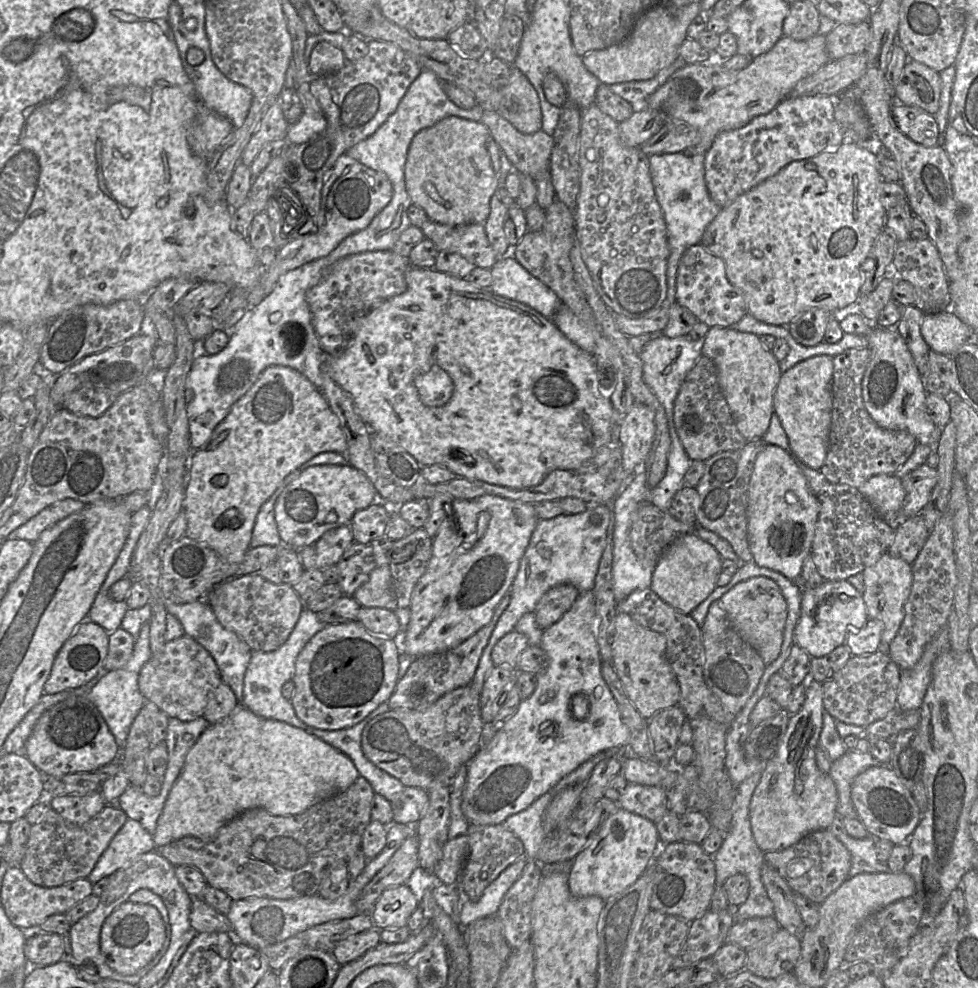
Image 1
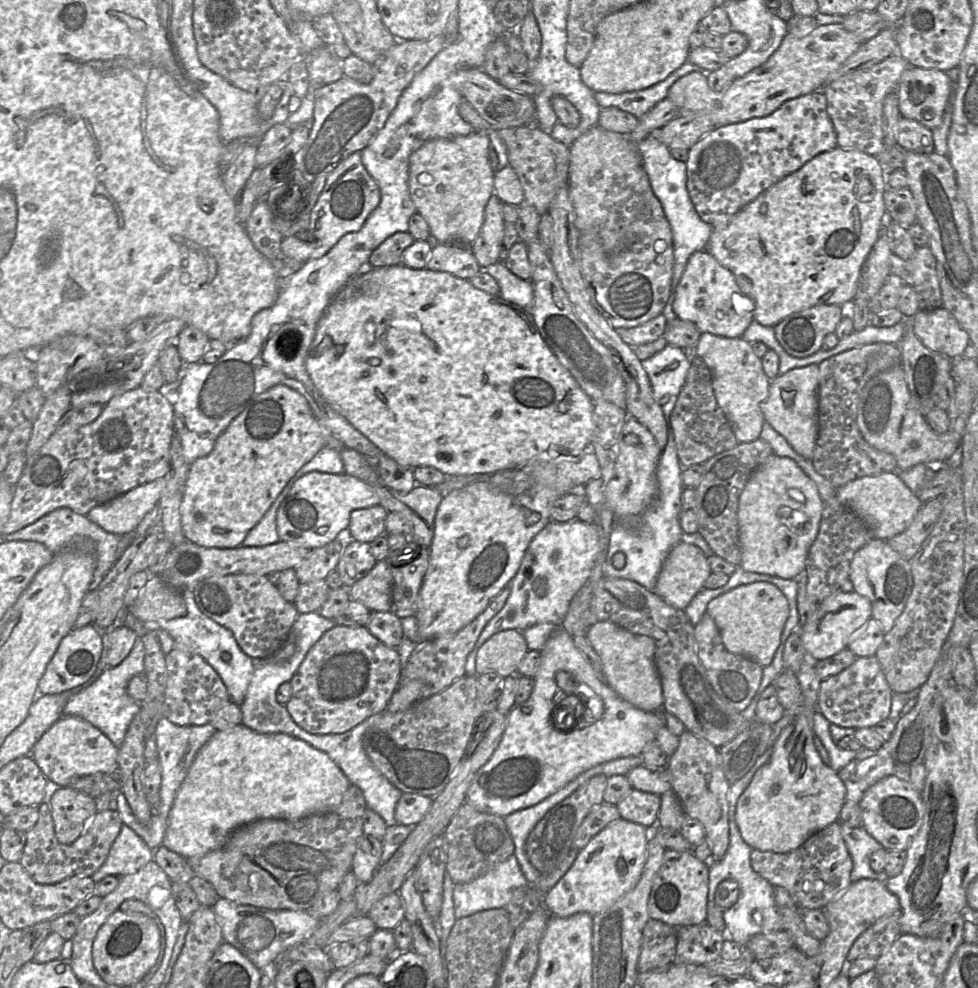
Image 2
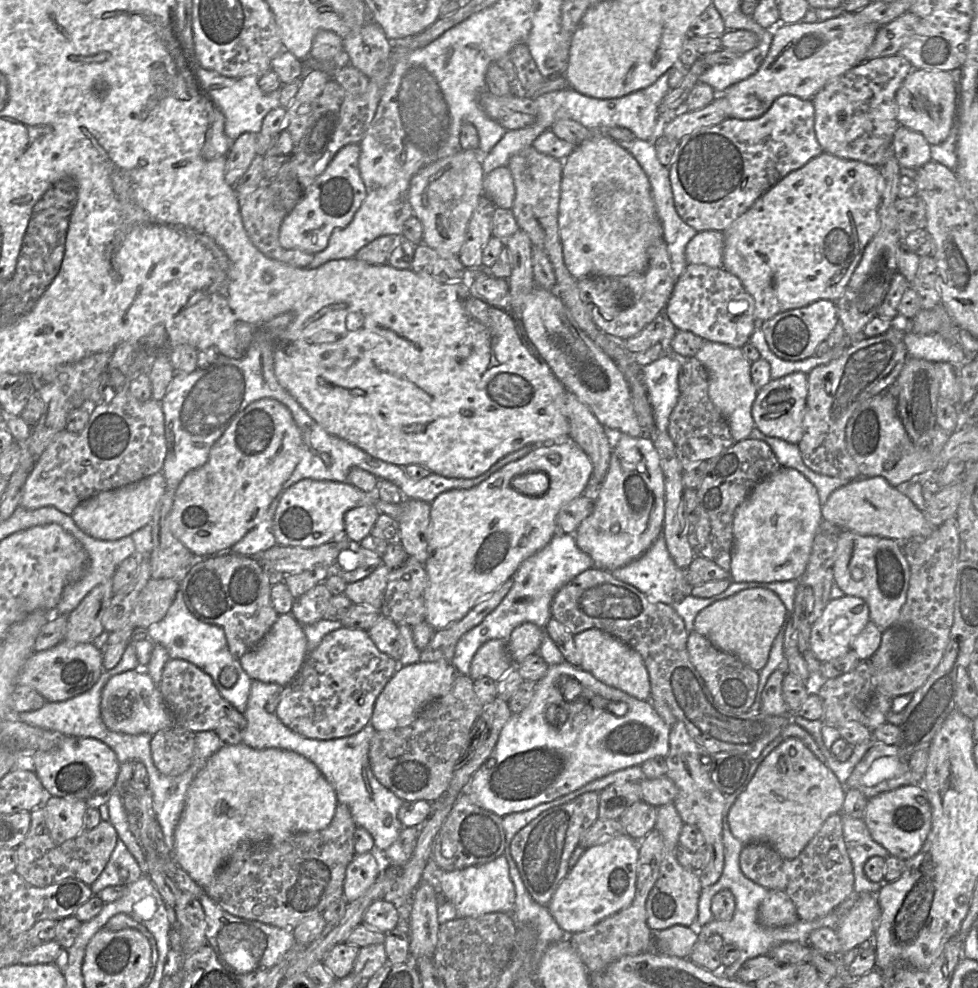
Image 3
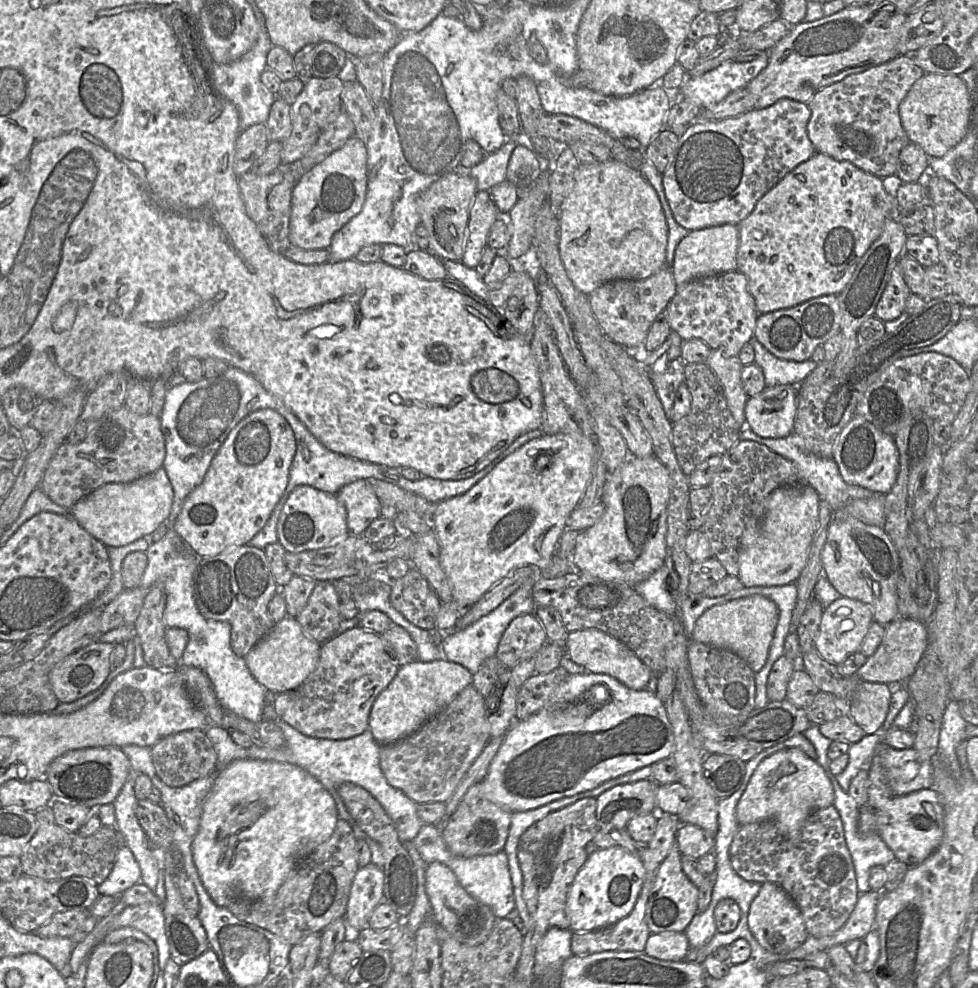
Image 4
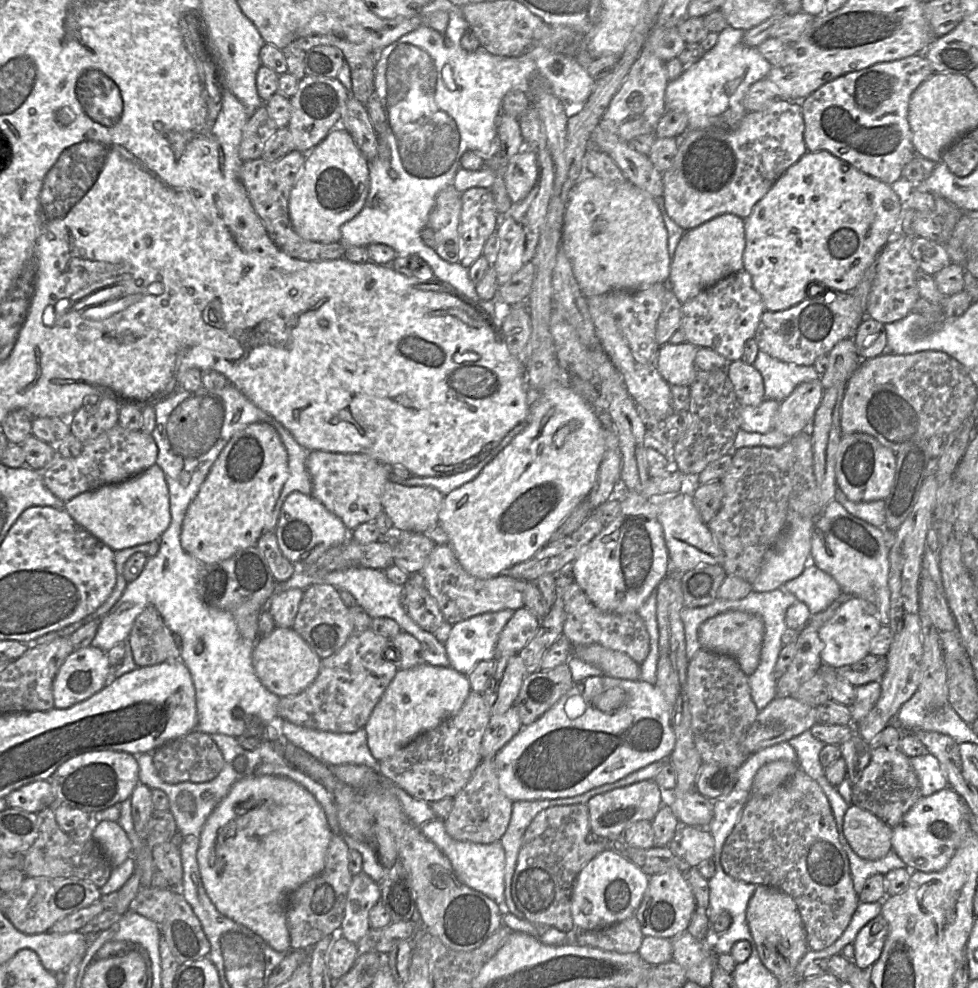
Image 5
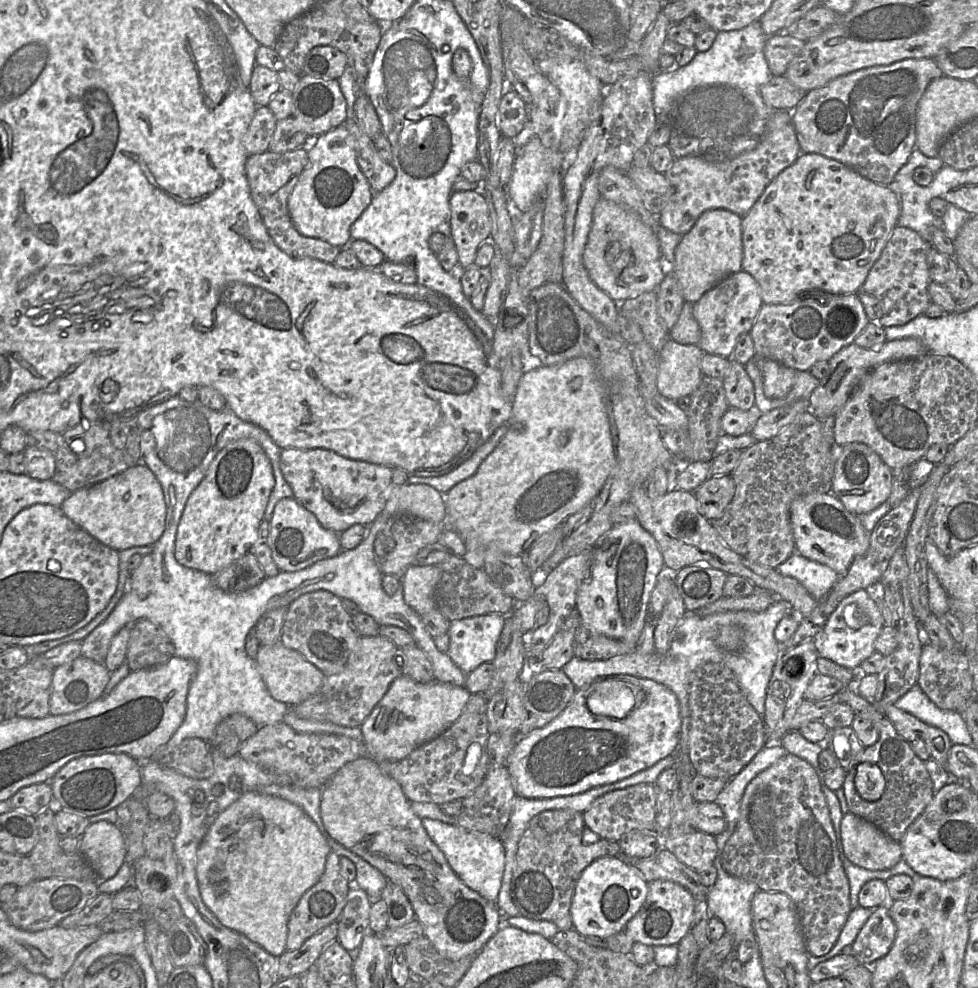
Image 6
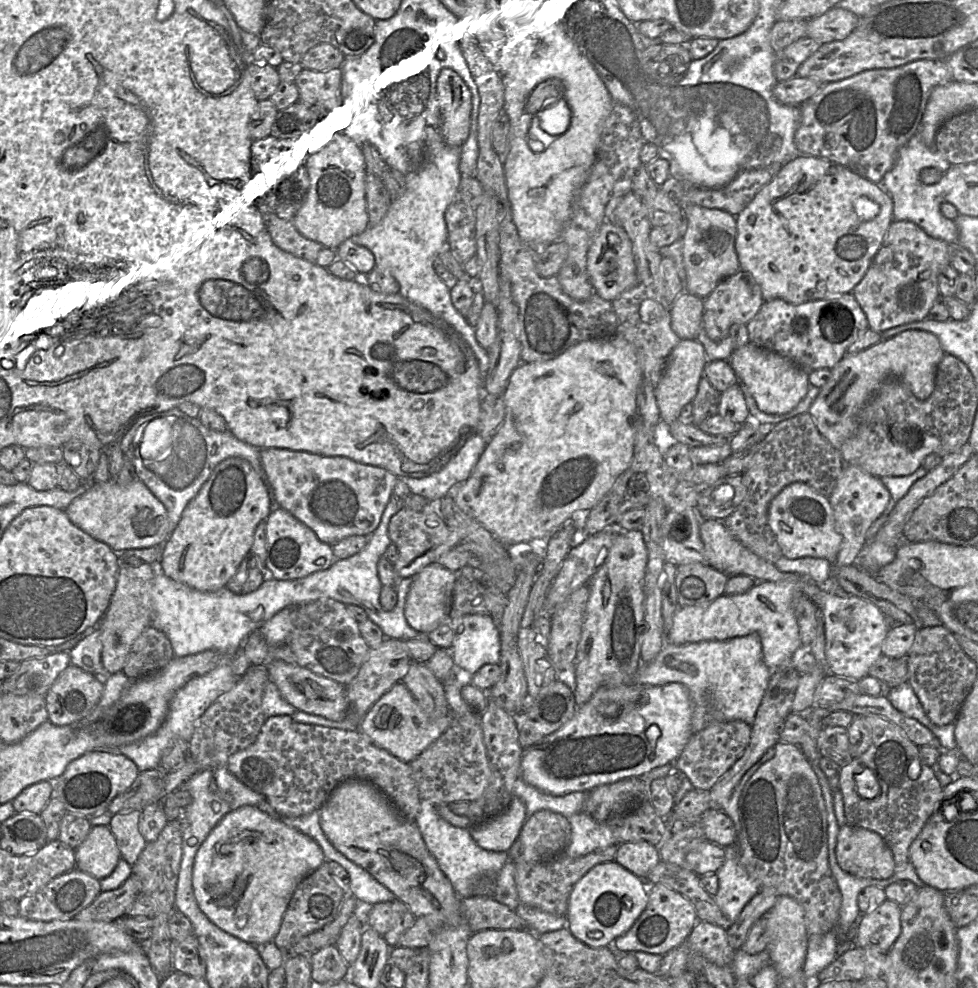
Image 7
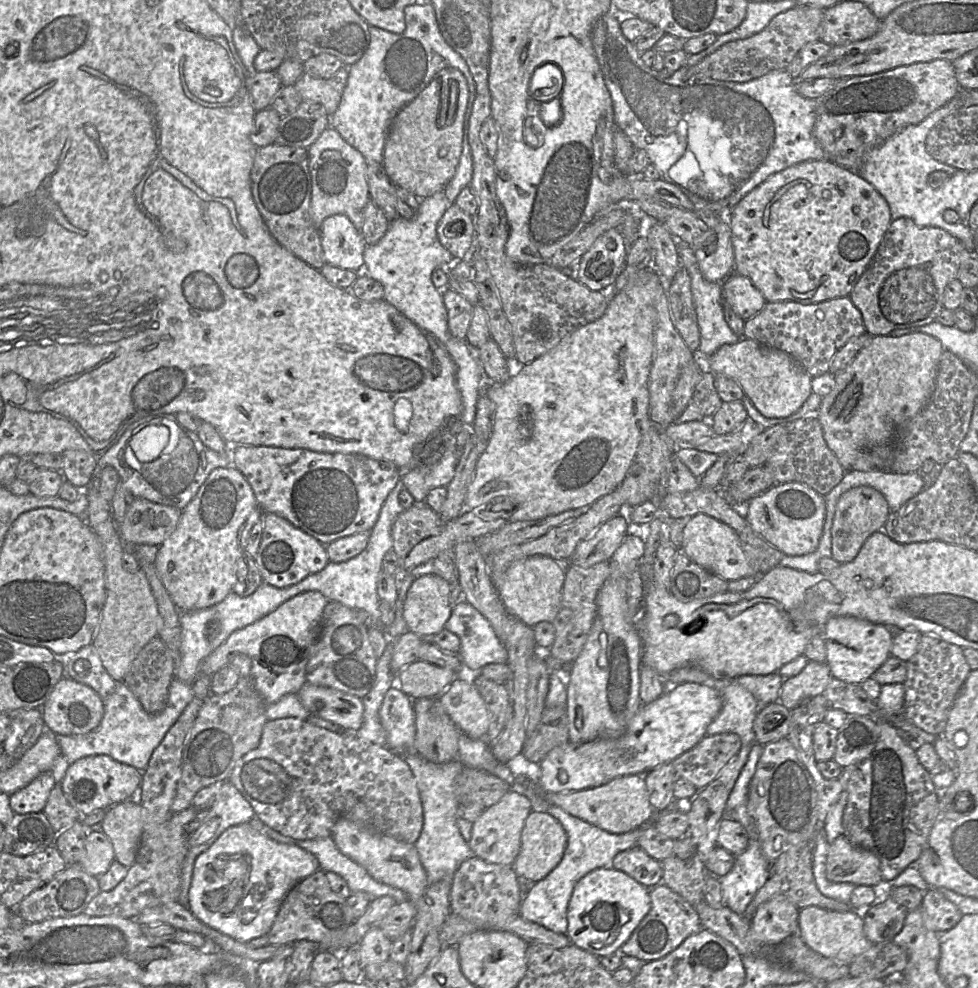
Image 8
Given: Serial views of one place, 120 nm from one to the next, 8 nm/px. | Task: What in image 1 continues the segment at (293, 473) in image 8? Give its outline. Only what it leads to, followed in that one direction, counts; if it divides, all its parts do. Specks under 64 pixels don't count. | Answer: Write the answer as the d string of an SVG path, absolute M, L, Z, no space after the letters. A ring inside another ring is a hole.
M377 500L365 509L357 511L349 523L353 539L361 544L370 544L386 534L391 508Z

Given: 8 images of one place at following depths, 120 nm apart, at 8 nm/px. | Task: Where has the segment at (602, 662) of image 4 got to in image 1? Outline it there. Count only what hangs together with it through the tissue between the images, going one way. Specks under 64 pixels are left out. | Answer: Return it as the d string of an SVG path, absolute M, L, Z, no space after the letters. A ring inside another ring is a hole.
M619 612L615 618L611 649L611 663L628 698L643 718L649 720L661 709L678 704L680 687L666 659L664 635L644 628L628 614Z

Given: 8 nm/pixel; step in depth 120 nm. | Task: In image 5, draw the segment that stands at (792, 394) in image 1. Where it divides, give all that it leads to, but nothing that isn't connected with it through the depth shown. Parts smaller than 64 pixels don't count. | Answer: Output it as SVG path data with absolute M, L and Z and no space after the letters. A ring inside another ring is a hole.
M764 399L758 406L743 406L739 417L739 429L766 434L773 428L773 420L779 402Z

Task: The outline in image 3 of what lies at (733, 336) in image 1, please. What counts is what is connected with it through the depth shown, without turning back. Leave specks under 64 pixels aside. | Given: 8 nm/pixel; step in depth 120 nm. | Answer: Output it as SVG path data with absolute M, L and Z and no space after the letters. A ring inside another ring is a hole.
M710 341L704 342L695 357L707 370L709 398L726 419L733 440L739 442L749 438L755 428L751 409L758 393L750 374L752 363L743 355L741 348Z

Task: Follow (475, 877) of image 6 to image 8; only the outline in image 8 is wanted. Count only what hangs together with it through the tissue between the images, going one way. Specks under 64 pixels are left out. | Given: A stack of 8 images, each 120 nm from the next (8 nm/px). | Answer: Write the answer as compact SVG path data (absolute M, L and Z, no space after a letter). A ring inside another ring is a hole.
M417 753L402 755L402 757L413 773L423 807L423 825L414 844L426 871L428 884L442 879L452 881L461 863L475 856L457 826L458 799L455 795L455 780L464 765L459 760L433 763Z

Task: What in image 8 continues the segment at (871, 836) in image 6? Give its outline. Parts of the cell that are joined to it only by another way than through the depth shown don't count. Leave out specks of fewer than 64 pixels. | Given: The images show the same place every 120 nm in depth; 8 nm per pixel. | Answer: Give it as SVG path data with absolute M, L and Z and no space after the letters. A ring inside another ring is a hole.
M844 835L829 843L826 877L830 882L848 882L881 889L883 881L878 857L852 844Z

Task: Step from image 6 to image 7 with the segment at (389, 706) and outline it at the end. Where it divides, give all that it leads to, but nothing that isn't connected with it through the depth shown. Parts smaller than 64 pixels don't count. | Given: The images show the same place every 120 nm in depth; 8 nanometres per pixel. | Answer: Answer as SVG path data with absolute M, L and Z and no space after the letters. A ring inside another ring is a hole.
M399 681L372 705L360 722L358 730L379 747L401 761L409 763L431 745L450 726L452 720L450 707L448 715L430 718L406 685Z

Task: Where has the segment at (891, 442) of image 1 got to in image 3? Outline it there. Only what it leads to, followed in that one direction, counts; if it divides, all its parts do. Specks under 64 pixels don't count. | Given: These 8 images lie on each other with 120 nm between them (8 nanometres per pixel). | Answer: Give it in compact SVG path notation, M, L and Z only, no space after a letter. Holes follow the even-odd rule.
M891 327L880 336L861 336L839 358L817 366L807 374L803 436L797 446L809 469L848 481L861 478L859 467L846 447L846 425L863 402L896 382L908 358L904 336L905 333Z

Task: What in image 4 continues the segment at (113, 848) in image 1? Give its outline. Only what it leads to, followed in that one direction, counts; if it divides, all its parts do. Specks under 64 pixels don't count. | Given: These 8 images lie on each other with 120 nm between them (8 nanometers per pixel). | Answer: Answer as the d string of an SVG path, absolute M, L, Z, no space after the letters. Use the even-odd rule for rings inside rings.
M123 845L116 857L115 865L108 878L96 885L103 896L119 897L126 889L140 882L141 871L130 849Z

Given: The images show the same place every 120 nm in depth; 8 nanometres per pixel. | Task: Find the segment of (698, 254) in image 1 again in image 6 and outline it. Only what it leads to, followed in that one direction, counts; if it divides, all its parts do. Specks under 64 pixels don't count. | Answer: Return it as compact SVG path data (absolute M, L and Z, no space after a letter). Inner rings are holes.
M740 270L725 277L693 304L693 316L701 331L698 347L704 354L730 360L736 339L750 332L762 304L758 284L749 273Z

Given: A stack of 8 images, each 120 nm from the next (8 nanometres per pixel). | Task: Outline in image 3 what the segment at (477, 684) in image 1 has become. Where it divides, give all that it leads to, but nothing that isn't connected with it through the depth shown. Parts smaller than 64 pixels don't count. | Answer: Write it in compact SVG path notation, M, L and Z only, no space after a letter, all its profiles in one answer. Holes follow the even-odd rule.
M558 532L544 548L521 563L512 577L511 589L499 605L459 639L451 661L457 674L469 674L471 661L485 642L492 639L507 641L512 631L526 622L544 628L552 618L551 603L557 591L592 567L592 559L577 546L574 535Z

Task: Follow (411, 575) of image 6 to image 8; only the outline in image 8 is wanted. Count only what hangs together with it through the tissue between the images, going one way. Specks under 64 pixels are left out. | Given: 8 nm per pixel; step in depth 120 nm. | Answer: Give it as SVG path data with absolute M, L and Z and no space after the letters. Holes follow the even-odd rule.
M424 573L411 584L403 608L408 630L424 639L431 639L445 628L451 616L452 585L433 573Z

